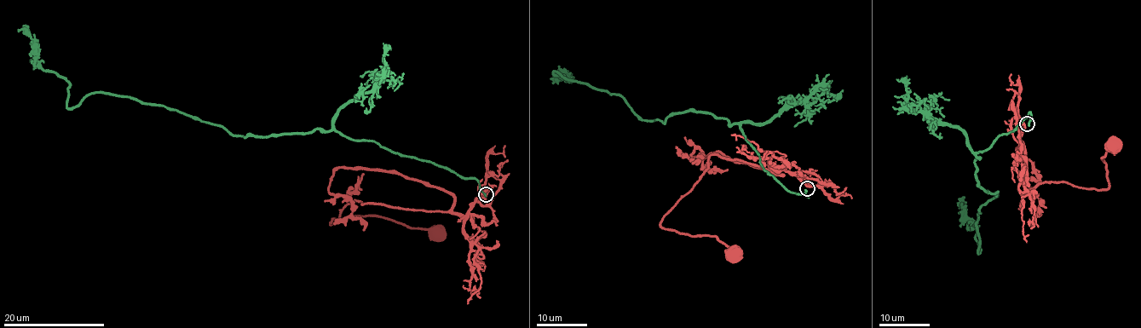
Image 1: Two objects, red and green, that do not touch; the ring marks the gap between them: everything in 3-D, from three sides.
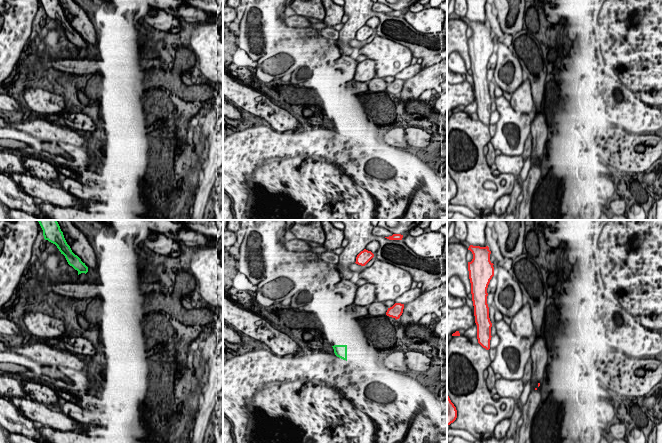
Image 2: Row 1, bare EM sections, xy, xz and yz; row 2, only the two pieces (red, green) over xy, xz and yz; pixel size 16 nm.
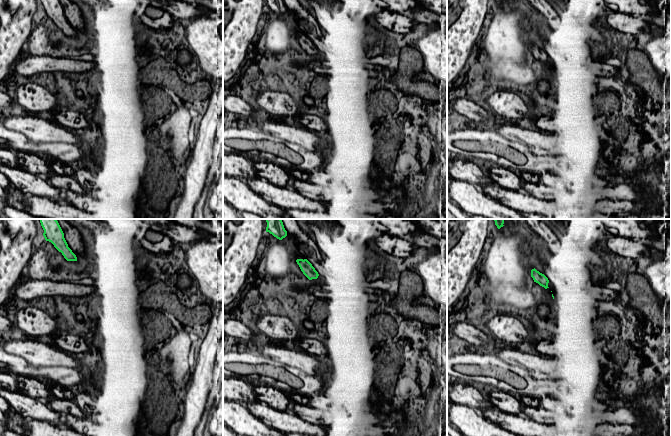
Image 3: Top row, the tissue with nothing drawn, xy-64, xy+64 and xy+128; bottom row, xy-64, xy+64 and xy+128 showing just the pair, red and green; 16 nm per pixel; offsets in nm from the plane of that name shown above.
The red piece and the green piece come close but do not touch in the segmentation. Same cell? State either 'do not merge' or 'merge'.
do not merge

